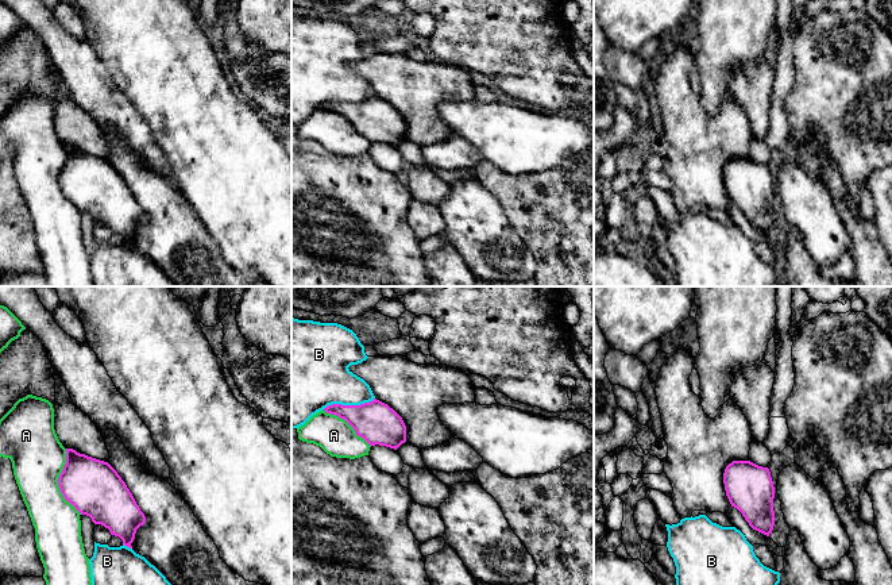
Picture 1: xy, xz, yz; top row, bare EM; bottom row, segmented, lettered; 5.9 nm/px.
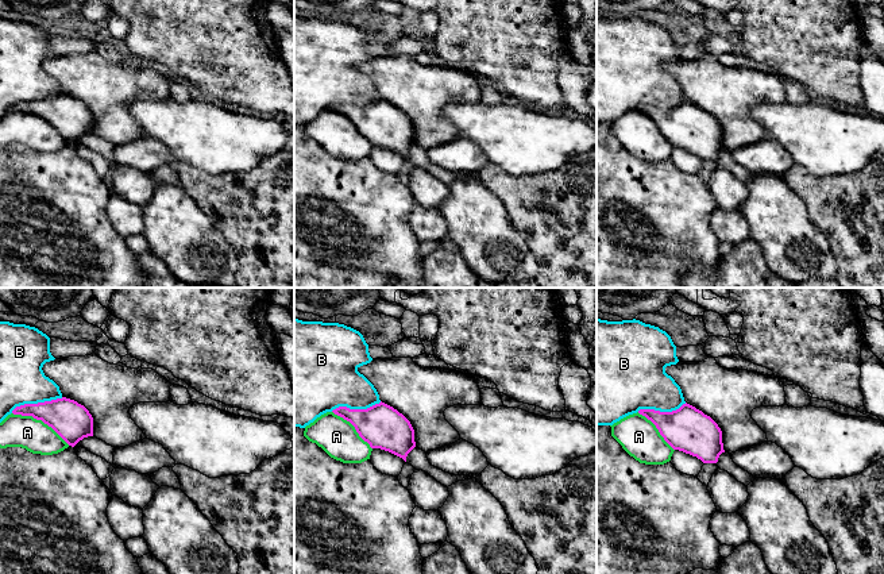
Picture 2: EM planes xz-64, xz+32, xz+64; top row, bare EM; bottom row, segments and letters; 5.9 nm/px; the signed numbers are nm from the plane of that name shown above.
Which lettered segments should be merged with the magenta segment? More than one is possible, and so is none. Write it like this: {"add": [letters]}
{"add": []}

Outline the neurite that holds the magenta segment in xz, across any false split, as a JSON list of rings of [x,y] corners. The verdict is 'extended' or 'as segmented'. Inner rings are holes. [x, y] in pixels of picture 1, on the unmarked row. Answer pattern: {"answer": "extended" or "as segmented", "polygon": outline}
{"answer": "extended", "polygon": [[[378,51],[348,66],[370,82],[375,96],[360,103],[332,101],[324,108],[344,116],[370,143],[397,147],[409,139],[426,146],[448,139],[453,134],[440,118],[437,107],[444,101],[475,99],[475,85],[470,74],[447,62],[418,62],[402,53]]]}

